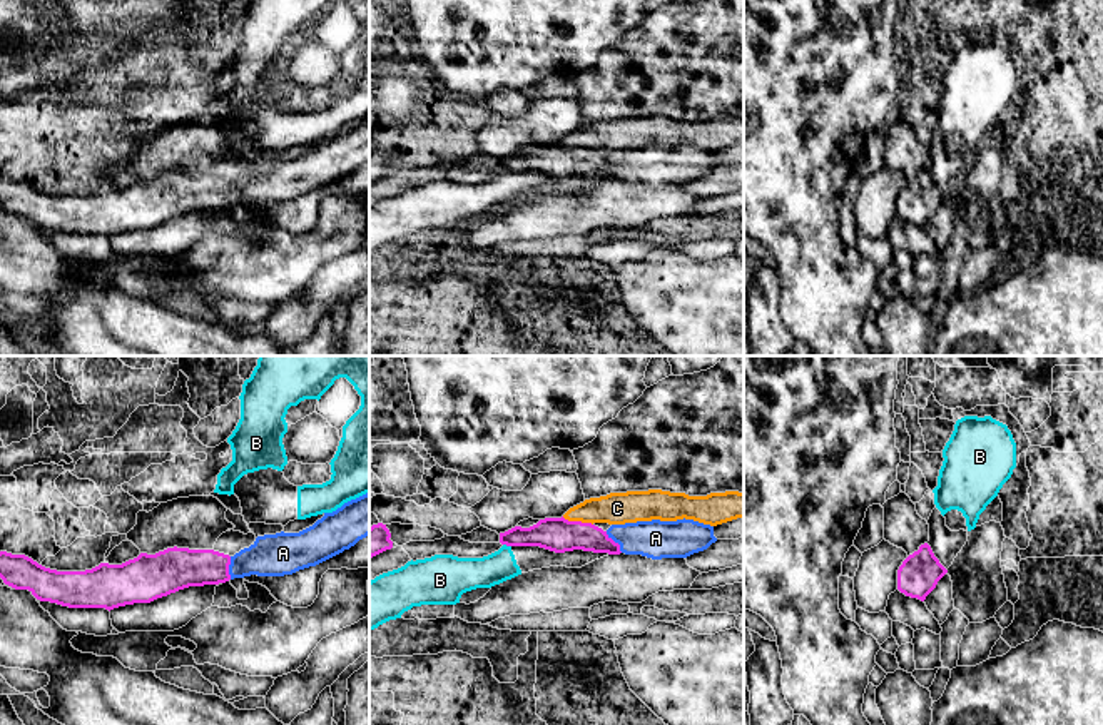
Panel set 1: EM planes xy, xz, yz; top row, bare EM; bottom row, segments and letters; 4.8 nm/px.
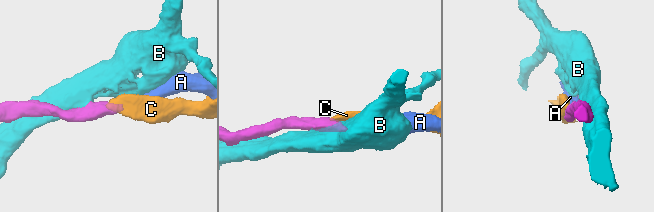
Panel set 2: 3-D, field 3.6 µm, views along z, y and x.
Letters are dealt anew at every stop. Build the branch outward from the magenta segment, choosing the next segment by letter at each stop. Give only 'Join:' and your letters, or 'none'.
Join: A

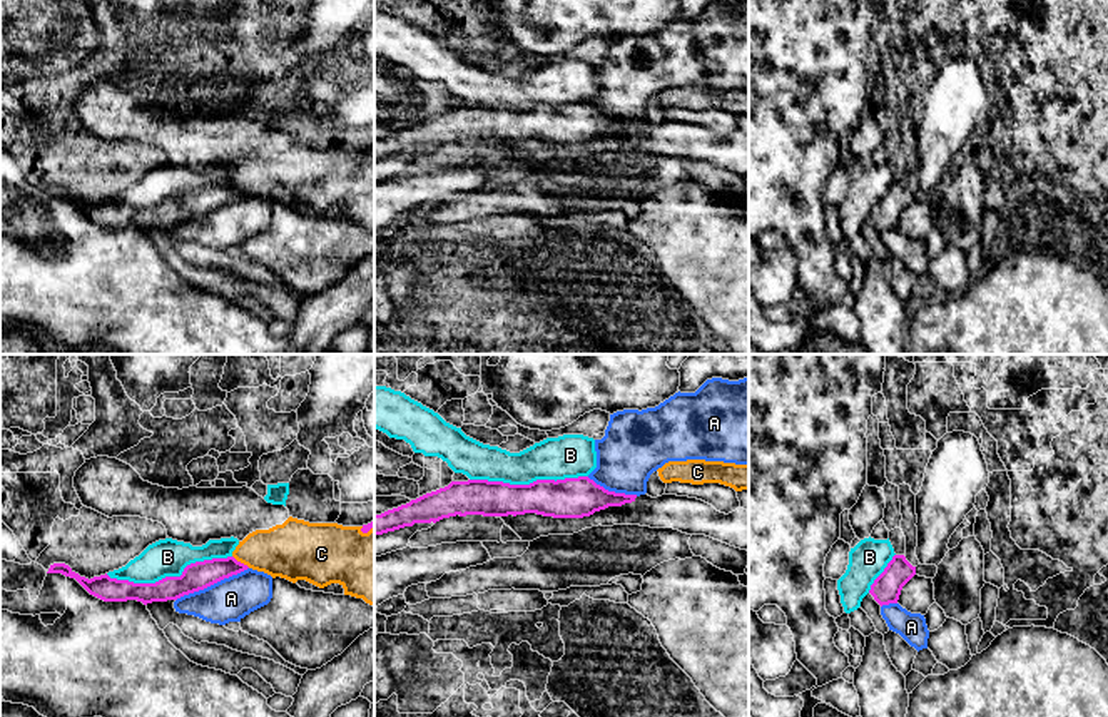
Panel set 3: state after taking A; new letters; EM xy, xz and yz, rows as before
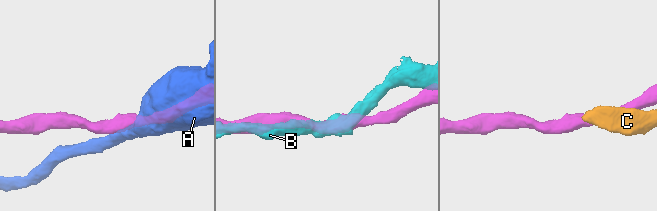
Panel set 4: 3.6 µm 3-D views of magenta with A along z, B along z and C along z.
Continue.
Join: none

